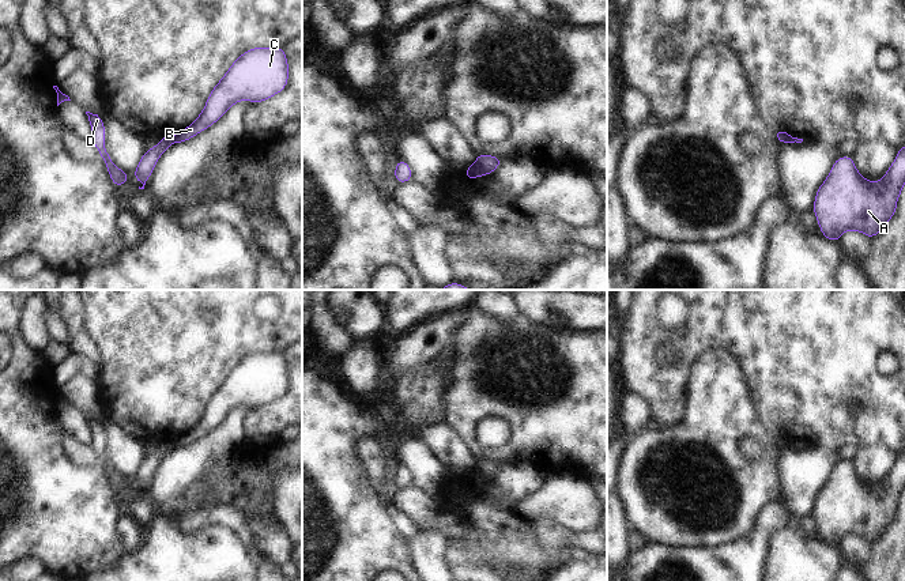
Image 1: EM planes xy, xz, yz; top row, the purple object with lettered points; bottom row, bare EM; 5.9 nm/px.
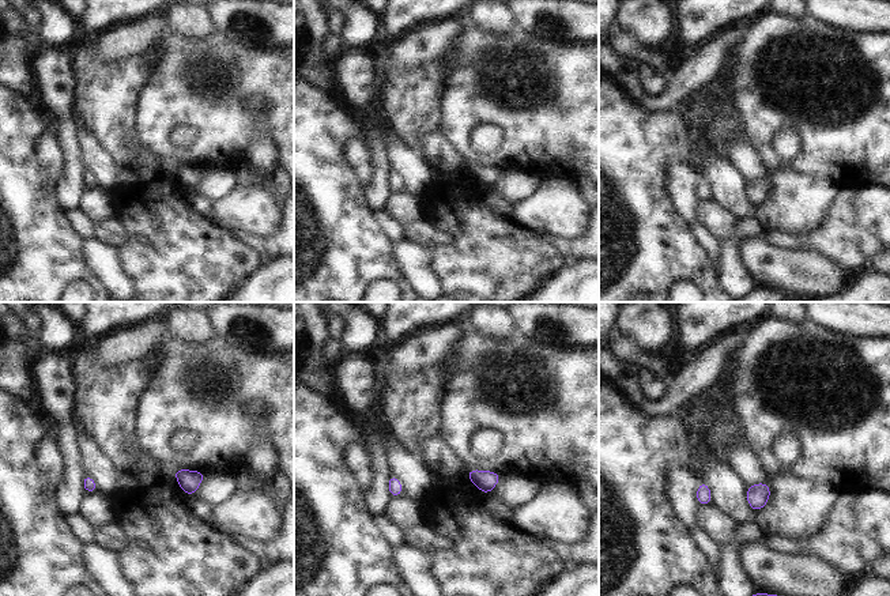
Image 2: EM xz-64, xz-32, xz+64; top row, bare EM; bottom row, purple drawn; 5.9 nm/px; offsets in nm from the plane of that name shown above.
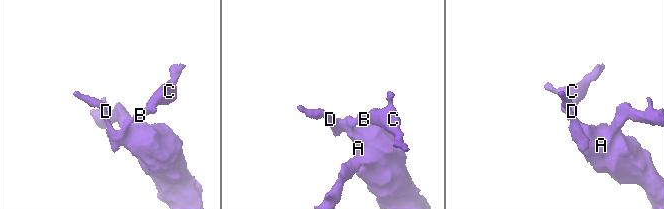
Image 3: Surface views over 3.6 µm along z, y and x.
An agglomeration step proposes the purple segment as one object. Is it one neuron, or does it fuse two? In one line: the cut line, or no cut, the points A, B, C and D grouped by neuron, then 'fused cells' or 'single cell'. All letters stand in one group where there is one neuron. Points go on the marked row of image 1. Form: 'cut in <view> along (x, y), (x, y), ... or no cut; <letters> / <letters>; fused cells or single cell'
cut in xz along (475, 162), (481, 174); A D / B C; fused cells

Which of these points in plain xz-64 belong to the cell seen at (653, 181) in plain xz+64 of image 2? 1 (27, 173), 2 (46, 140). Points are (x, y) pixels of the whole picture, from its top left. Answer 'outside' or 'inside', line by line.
1: inside
2: outside

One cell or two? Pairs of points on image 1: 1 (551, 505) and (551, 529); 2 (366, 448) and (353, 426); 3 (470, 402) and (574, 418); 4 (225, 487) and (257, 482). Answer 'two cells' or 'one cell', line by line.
1: two cells
2: two cells
3: one cell
4: one cell

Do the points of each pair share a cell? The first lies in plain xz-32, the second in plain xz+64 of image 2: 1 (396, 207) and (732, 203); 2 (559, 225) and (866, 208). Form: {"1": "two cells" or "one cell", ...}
{"1": "two cells", "2": "one cell"}

